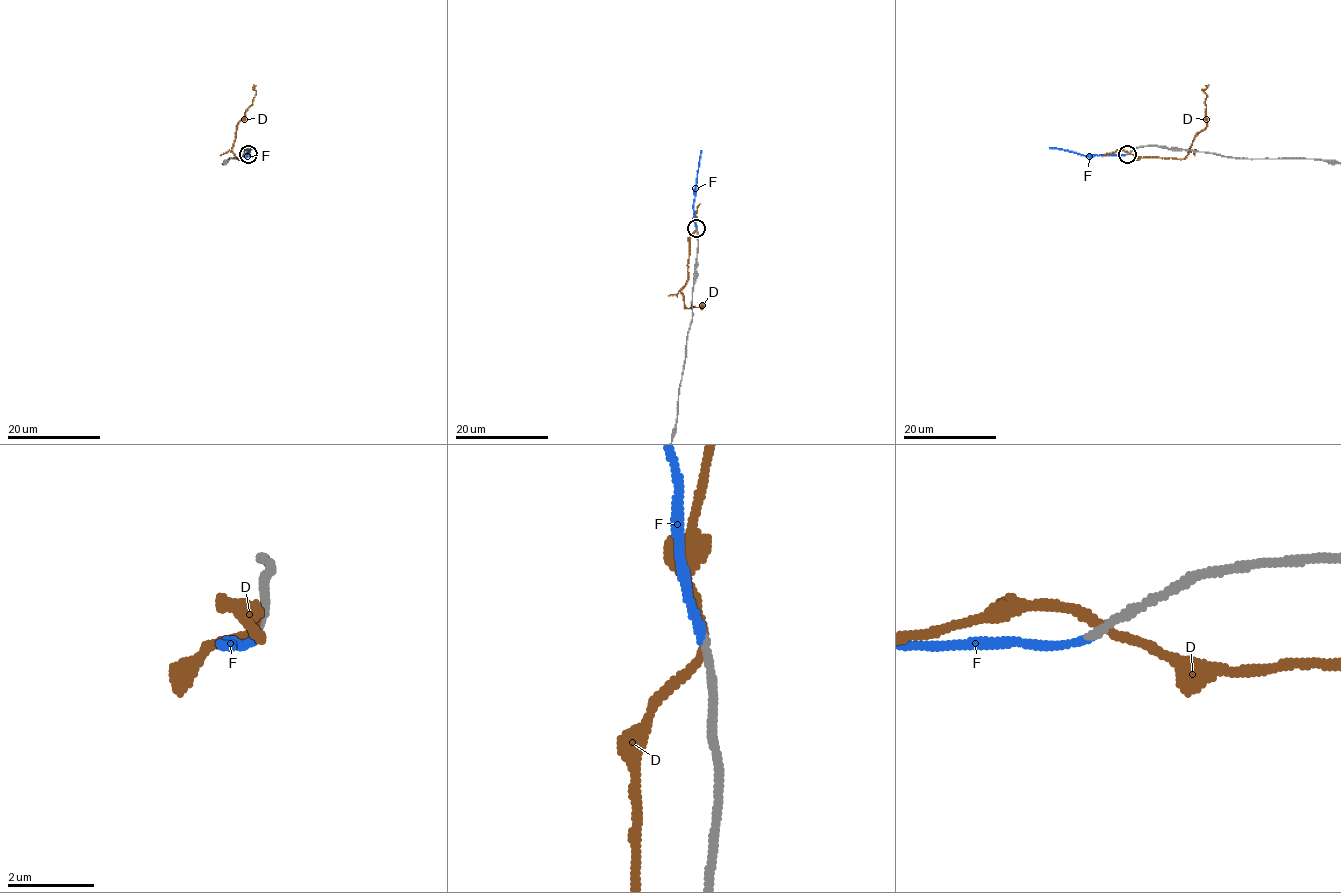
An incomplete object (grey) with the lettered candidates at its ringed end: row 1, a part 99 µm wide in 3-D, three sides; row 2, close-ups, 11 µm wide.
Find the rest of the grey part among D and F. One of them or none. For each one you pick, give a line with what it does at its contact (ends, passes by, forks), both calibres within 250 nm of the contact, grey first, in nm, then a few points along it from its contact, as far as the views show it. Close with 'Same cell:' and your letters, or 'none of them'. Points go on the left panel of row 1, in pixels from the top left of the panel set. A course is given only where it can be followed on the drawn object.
F: it ends | 200/180 nm
Same cell: F

